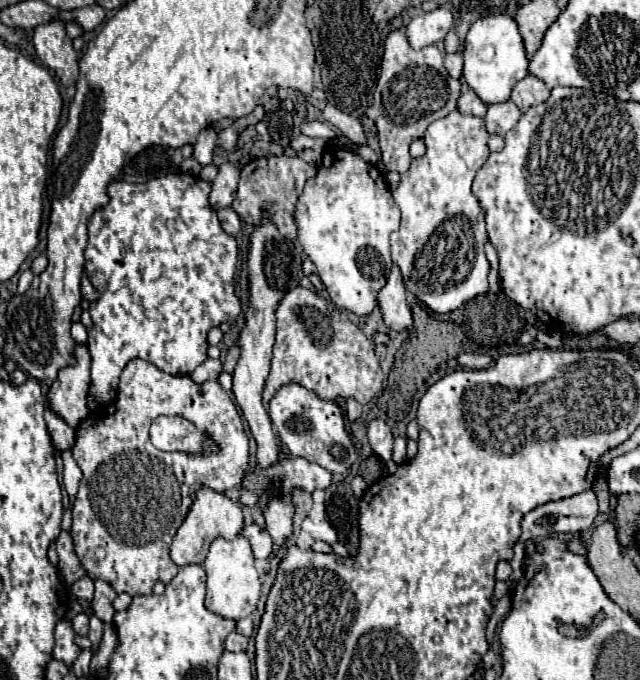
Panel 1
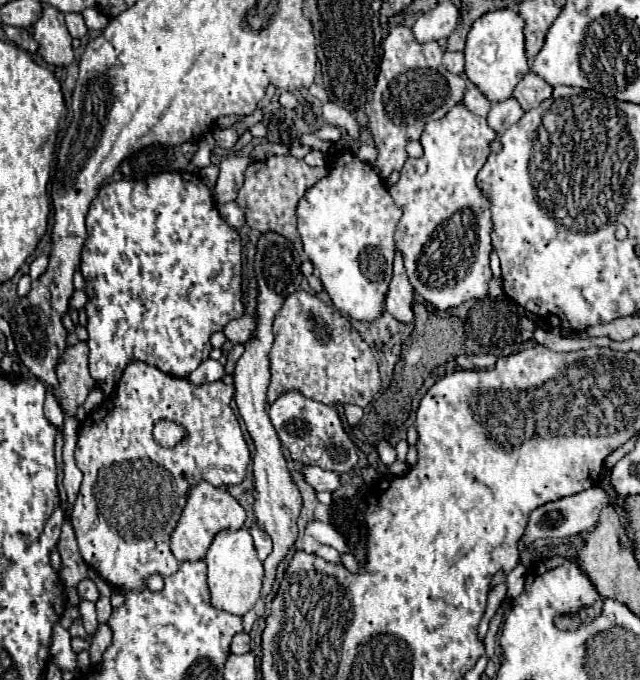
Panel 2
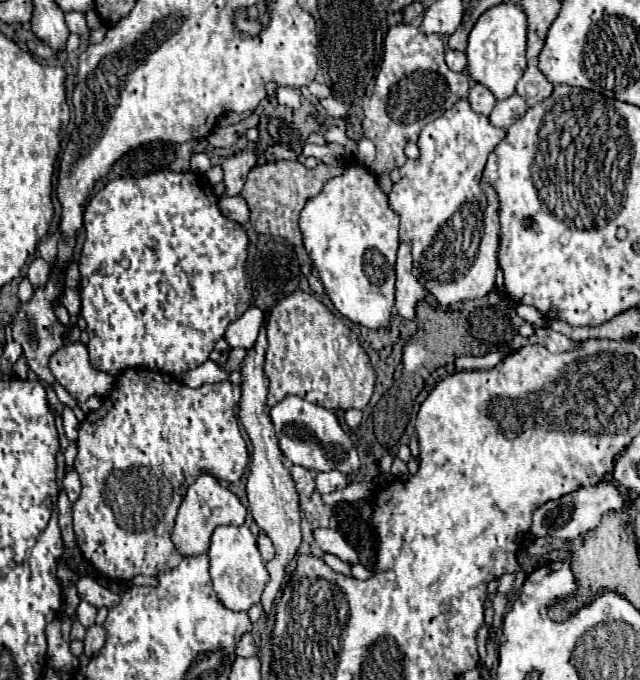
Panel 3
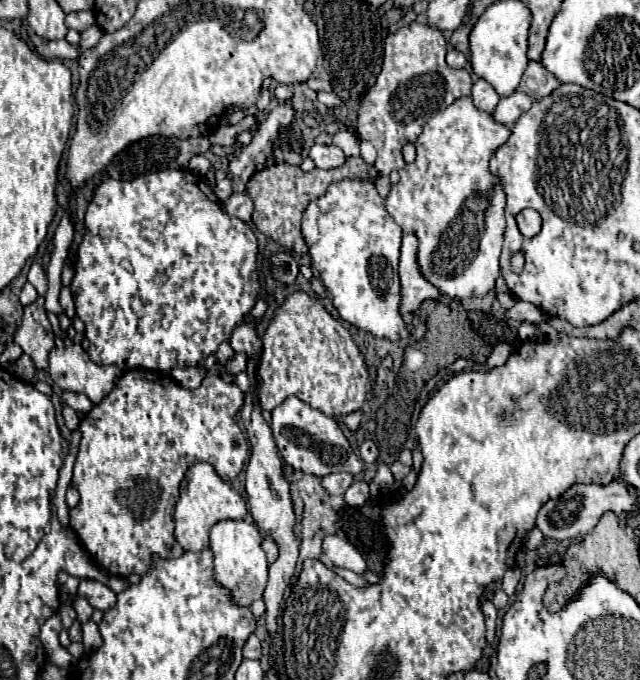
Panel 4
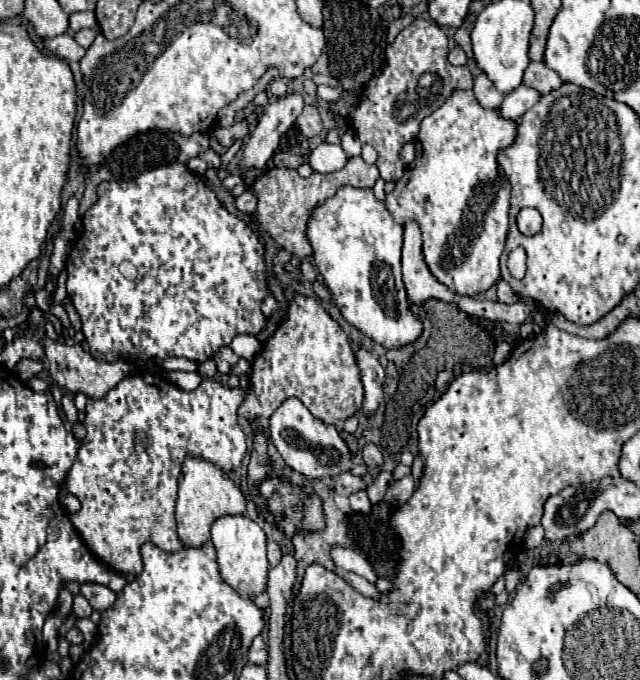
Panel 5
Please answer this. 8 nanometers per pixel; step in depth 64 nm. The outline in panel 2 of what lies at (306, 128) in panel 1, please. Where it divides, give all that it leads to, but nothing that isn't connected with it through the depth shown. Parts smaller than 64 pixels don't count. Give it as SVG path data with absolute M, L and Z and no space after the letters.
M322 126L320 130L314 132L318 138L322 140L328 140L328 142L338 142L342 138L342 132L336 128L336 126Z

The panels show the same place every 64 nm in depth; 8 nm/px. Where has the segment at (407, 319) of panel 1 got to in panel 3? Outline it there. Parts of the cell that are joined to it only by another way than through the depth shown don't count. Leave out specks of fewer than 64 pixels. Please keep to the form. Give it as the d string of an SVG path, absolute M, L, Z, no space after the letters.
M400 242L396 262L396 310L402 318L414 320L416 304L428 296L428 290L416 280L412 272L412 246Z

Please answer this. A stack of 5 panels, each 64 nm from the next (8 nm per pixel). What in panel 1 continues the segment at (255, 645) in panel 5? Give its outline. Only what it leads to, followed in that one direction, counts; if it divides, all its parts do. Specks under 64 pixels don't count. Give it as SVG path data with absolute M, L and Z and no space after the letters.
M232 632L232 634L228 636L226 644L224 644L224 648L226 648L228 652L244 652L246 646L248 646L248 638L242 636L242 634L238 634L238 632Z

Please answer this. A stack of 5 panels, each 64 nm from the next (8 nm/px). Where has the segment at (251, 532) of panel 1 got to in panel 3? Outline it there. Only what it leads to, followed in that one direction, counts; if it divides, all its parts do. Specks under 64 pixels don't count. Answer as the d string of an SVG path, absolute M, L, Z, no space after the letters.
M258 534L258 548L260 548L260 554L266 562L270 562L274 558L274 544L266 534Z

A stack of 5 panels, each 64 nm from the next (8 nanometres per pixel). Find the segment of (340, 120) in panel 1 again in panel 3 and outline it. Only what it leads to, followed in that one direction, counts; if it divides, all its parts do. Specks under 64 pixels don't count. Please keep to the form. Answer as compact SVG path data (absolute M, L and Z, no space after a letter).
M332 96L322 98L320 104L326 108L326 112L328 112L330 116L336 116L336 118L344 118L344 116L346 116L346 106L344 106L342 102L338 102L336 98L332 98Z

